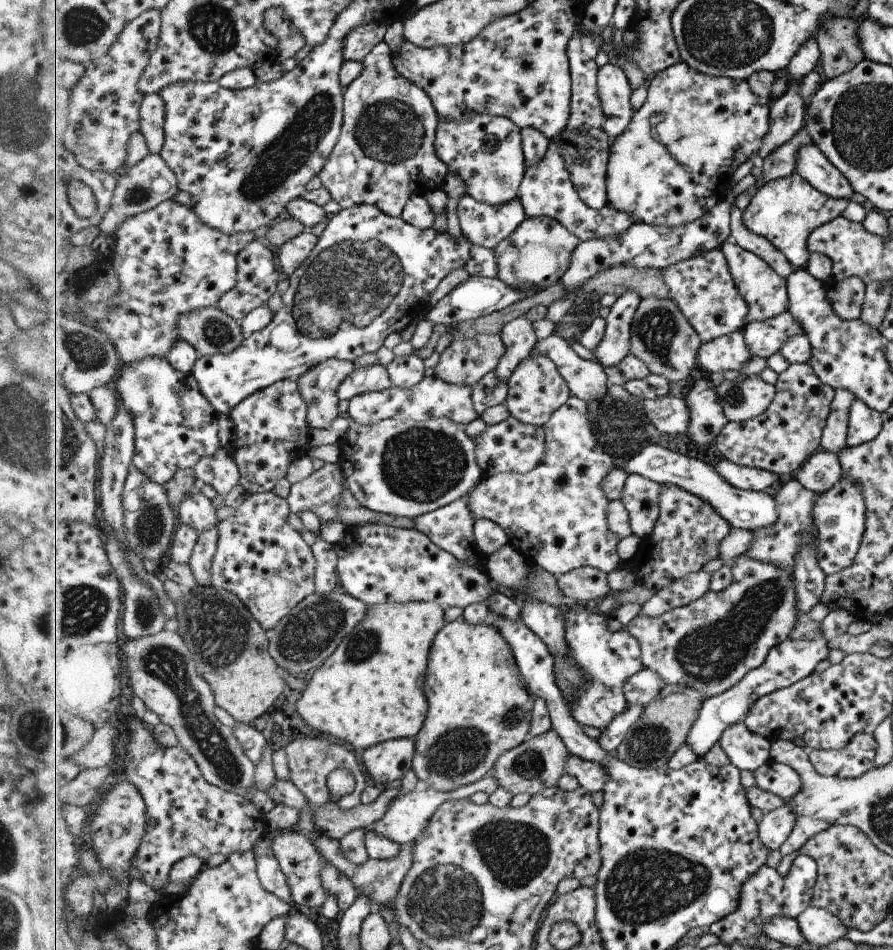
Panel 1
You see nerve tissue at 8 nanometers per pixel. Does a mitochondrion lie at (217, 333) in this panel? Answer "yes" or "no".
yes

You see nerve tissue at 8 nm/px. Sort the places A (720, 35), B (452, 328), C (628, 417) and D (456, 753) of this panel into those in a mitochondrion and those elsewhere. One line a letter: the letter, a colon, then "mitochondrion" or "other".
A: mitochondrion
B: other
C: mitochondrion
D: mitochondrion

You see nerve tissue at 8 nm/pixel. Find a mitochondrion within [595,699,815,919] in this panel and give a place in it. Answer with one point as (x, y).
(648, 744)

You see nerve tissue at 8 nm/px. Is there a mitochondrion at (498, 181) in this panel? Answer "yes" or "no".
yes

